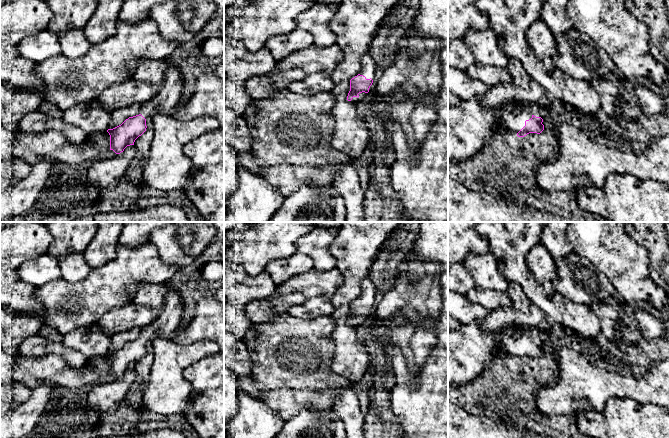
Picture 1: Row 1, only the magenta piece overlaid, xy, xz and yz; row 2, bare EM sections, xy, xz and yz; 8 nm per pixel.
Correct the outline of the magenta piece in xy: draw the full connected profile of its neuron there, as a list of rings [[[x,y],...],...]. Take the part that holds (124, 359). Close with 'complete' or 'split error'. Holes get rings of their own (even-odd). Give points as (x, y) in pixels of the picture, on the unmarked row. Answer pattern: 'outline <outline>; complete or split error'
outline [[[168,288],[163,307],[157,316],[141,329],[140,338],[107,354],[110,359],[110,374],[120,378],[127,370],[134,369],[135,364],[146,355],[146,343],[160,337],[171,338],[180,328],[183,313],[184,304],[180,293]]]; split error

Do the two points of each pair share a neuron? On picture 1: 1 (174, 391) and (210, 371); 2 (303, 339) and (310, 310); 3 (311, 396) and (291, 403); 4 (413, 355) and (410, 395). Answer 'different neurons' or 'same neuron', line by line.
1: different neurons
2: different neurons
3: same neuron
4: different neurons

